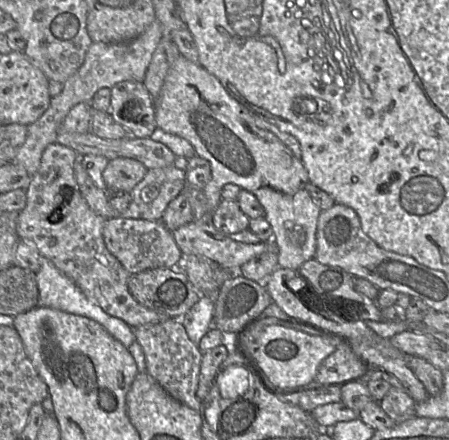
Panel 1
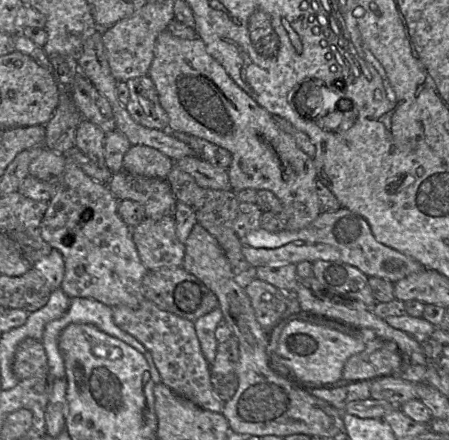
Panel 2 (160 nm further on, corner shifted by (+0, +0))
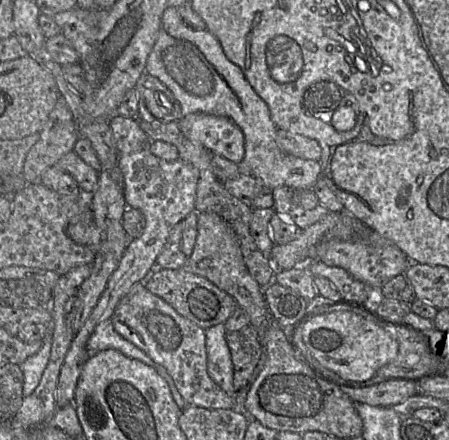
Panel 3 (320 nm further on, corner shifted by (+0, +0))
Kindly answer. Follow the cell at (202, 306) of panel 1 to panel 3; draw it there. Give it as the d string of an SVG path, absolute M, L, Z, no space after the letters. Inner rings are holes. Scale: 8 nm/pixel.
M218 324L205 330L207 370L213 381L226 393L236 395L233 385L233 362L226 341L225 324Z

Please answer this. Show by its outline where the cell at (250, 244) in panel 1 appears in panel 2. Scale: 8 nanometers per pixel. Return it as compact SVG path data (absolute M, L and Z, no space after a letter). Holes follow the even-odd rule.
M343 207L332 212L322 211L301 230L271 233L259 228L240 239L243 256L256 268L268 264L297 264L302 261L343 262L358 268L368 277L378 277L392 283L425 269L417 260L378 242L367 221Z

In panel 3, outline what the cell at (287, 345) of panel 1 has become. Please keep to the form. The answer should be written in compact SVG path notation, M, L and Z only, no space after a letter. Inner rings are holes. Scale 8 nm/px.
M350 305L324 307L327 310L308 320L296 335L296 342L302 349L307 349L322 367L338 374L347 381L368 381L383 365L394 360L399 344L381 325L374 310Z

